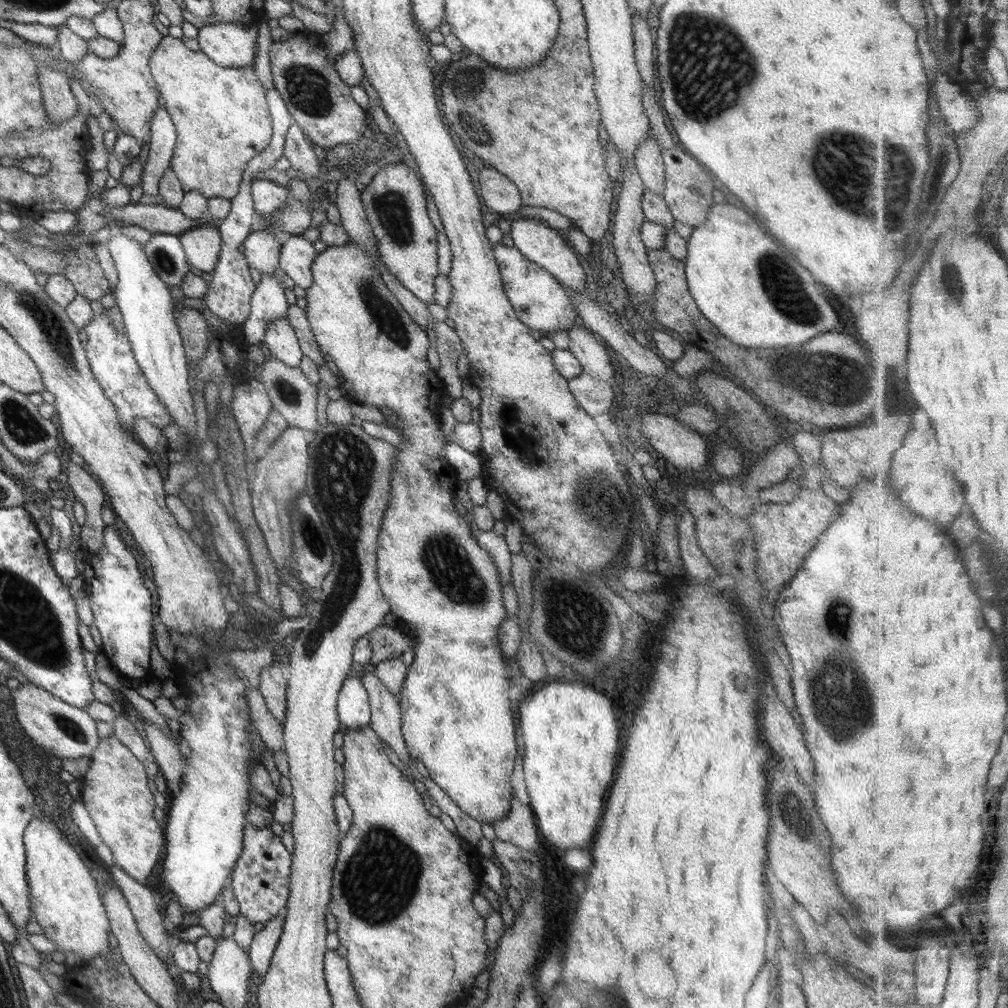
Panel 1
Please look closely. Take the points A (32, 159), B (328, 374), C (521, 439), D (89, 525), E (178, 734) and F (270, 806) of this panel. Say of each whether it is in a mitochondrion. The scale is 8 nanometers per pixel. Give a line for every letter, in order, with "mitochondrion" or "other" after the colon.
A: mitochondrion
B: other
C: mitochondrion
D: other
E: other
F: other

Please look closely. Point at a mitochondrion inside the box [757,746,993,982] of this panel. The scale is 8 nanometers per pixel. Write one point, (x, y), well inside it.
(790, 807)

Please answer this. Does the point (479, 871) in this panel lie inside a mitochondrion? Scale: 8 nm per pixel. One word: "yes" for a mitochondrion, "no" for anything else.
no

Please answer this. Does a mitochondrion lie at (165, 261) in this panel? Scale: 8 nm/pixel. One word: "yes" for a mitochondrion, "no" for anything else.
yes

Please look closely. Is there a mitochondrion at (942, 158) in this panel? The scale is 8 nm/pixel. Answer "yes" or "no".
yes

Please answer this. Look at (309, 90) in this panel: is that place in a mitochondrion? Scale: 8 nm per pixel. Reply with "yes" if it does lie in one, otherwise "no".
yes

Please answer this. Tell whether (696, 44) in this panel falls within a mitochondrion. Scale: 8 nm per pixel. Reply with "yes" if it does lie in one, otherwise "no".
yes

